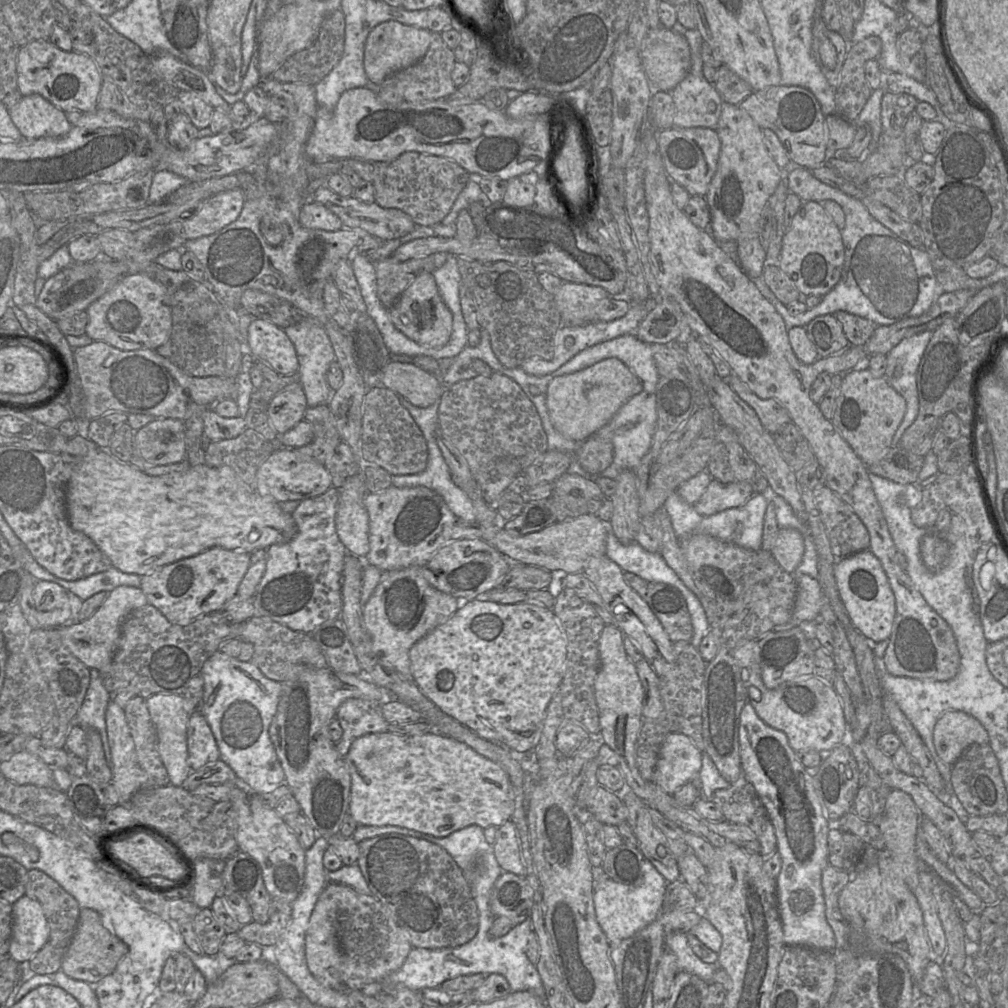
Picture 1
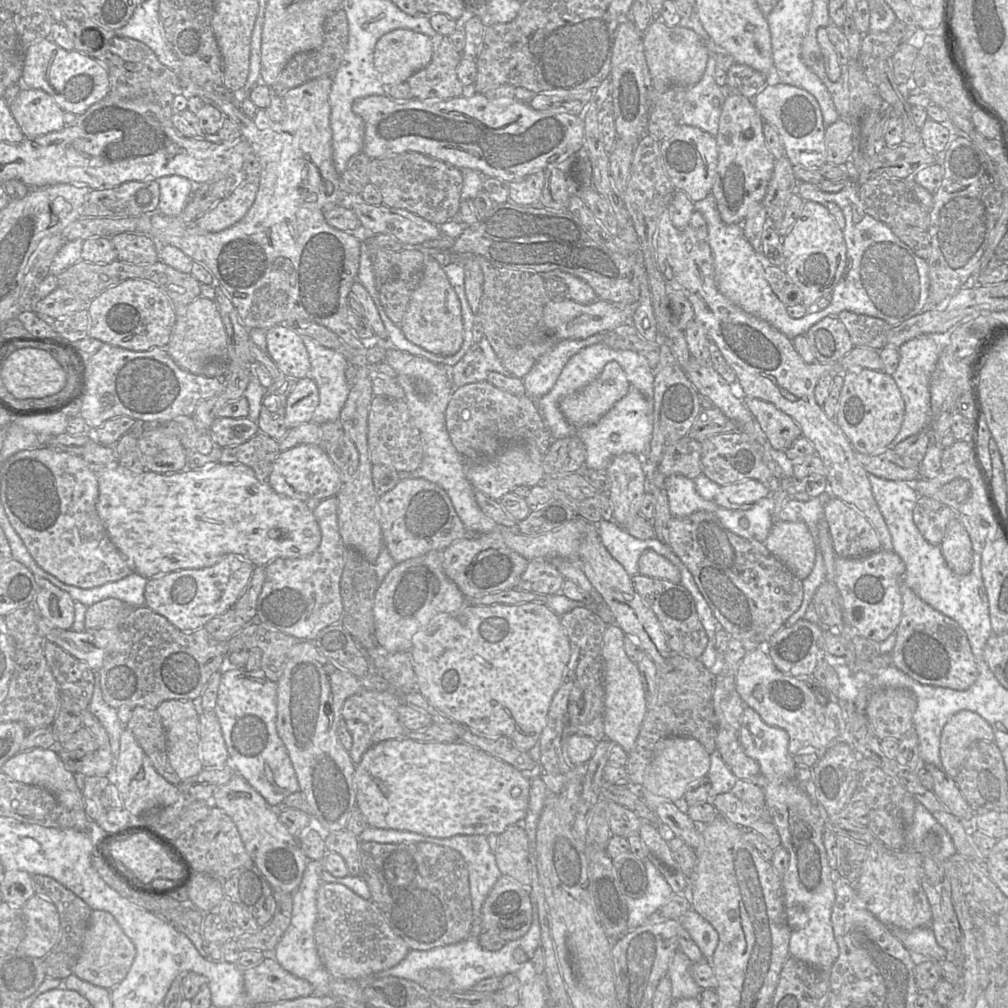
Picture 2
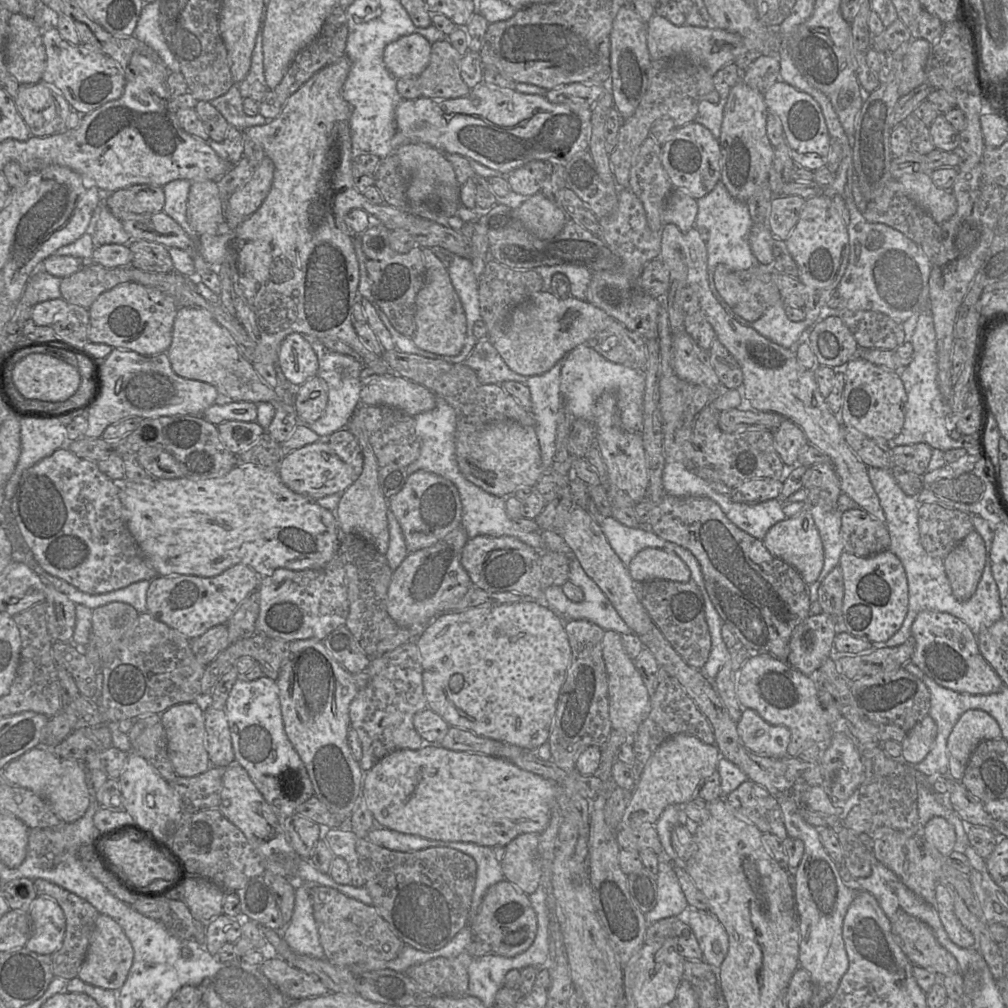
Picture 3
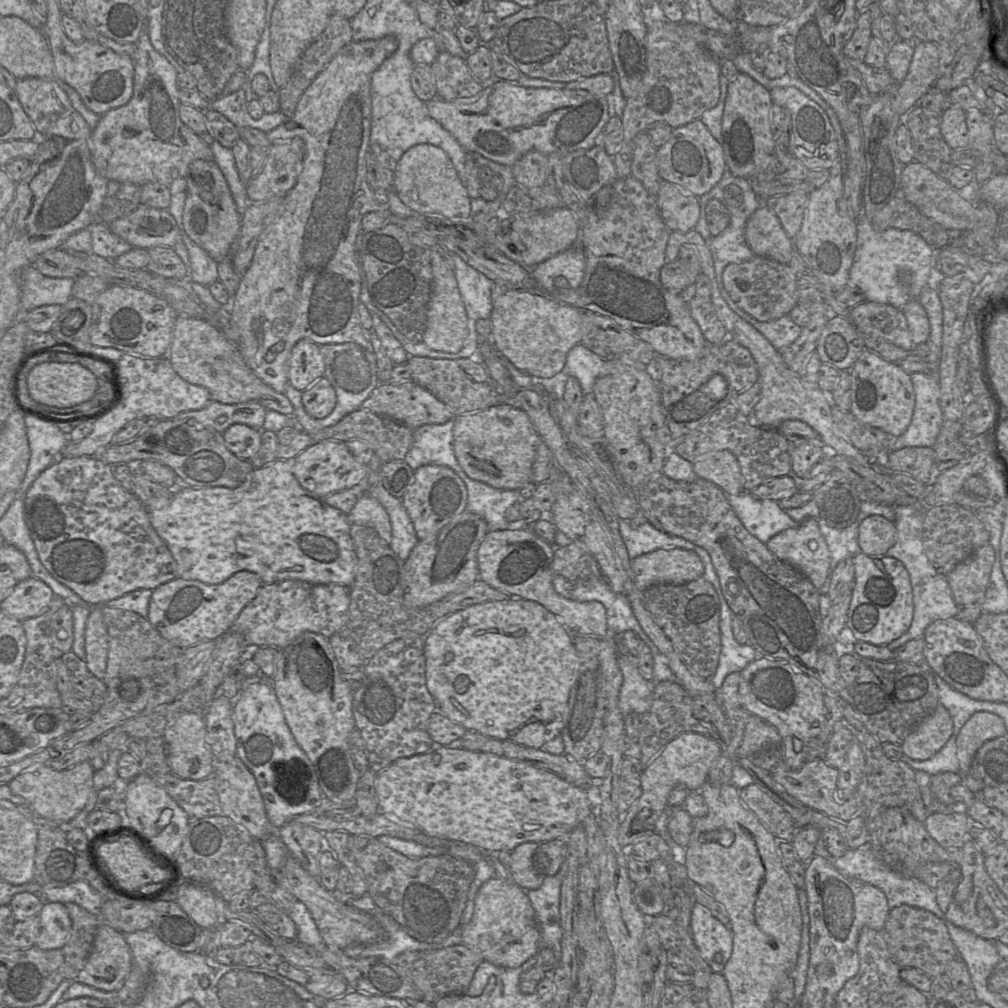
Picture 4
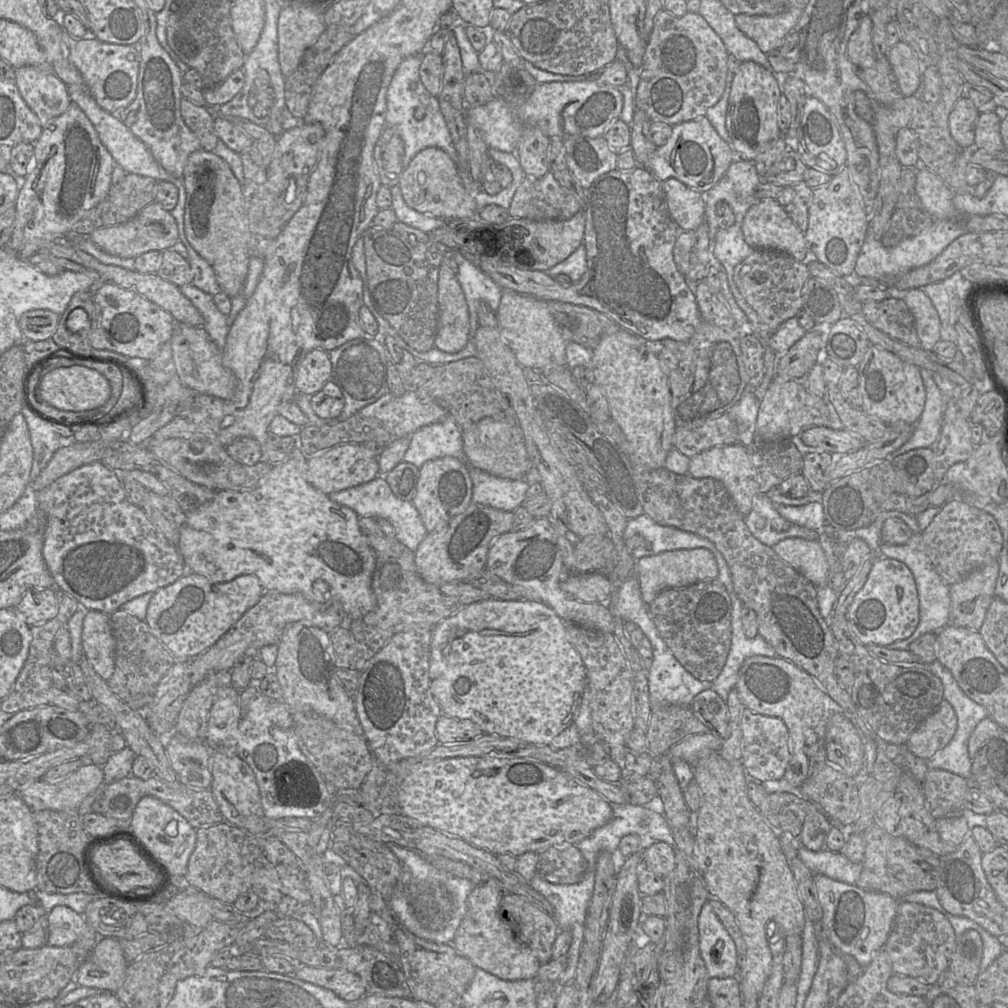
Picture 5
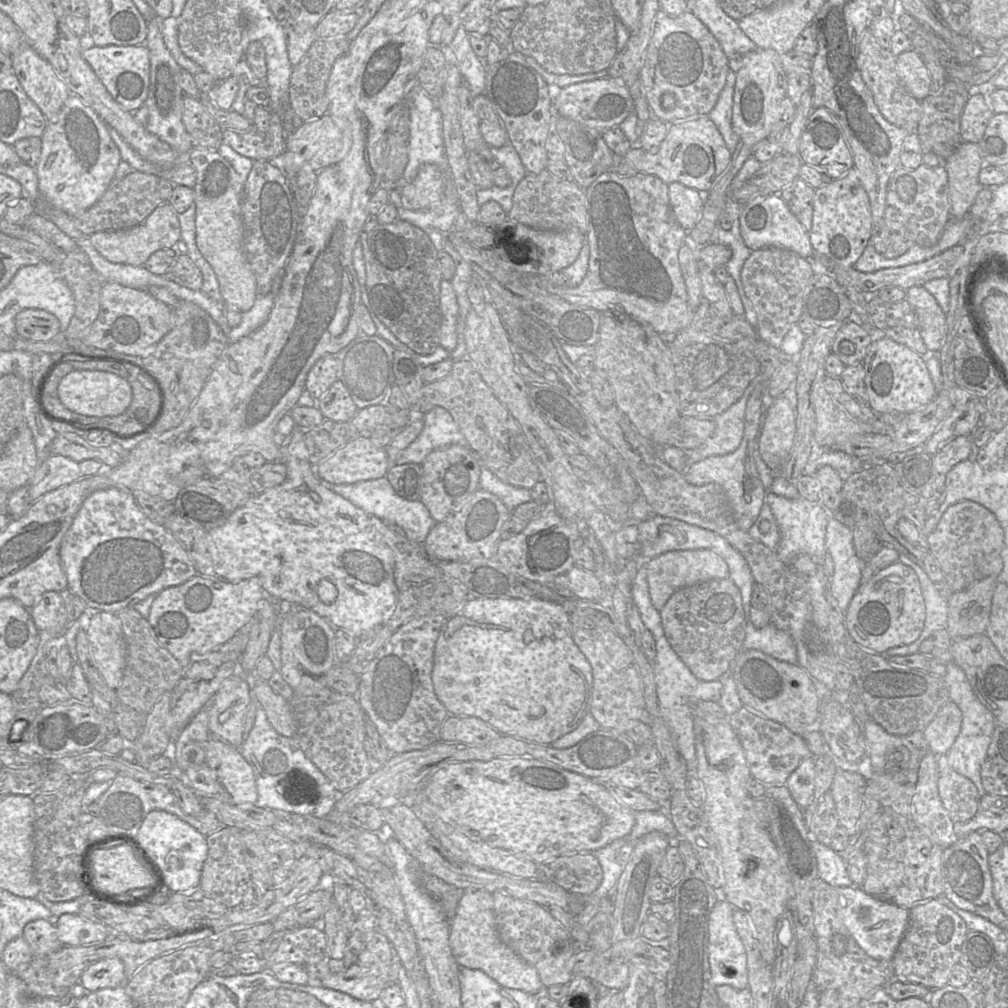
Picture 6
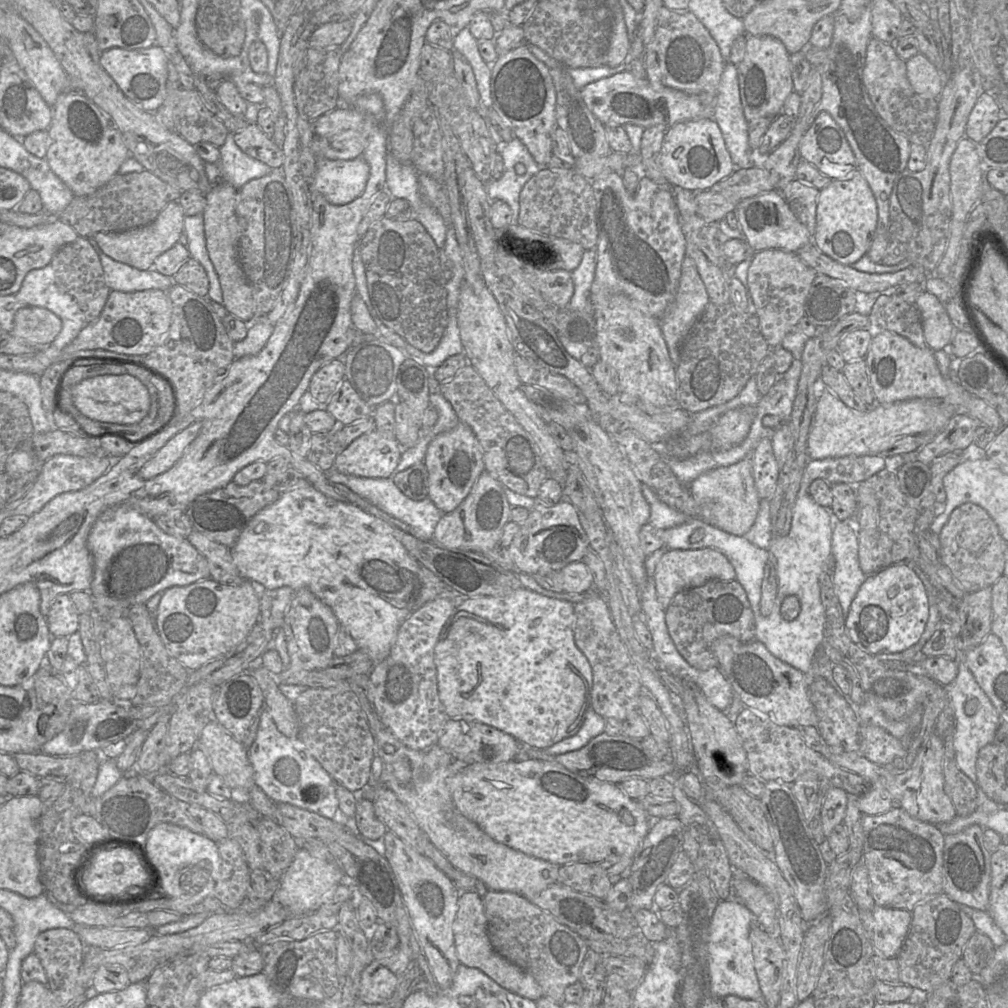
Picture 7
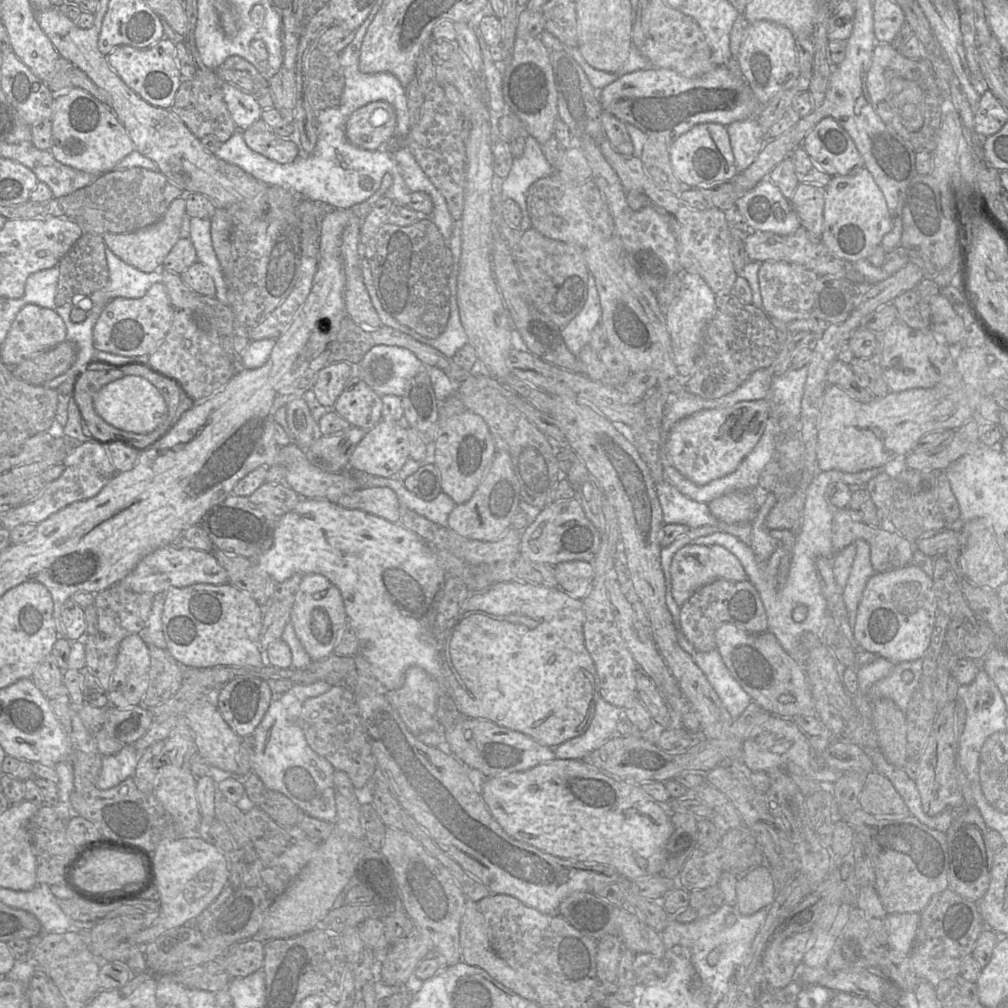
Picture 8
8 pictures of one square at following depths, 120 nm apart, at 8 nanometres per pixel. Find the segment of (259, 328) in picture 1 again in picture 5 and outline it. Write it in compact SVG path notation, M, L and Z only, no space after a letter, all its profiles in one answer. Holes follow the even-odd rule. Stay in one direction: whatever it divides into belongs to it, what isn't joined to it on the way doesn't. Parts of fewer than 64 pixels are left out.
M322 349L311 350L297 366L295 372L297 392L312 396L330 380L331 372L332 364L328 352Z

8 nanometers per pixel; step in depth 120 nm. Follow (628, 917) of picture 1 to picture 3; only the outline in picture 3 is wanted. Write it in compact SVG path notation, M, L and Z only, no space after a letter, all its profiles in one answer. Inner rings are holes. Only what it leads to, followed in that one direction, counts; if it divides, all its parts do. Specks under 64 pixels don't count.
M660 859L656 880L657 904L645 914L648 926L664 918L682 917L691 909L670 859Z

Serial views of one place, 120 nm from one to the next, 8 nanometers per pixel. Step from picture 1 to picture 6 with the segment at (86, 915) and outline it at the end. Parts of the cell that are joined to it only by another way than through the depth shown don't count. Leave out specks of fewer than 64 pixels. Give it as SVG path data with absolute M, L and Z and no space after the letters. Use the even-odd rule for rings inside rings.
M105 958L91 964L80 976L79 983L89 992L124 985L124 965L119 958Z

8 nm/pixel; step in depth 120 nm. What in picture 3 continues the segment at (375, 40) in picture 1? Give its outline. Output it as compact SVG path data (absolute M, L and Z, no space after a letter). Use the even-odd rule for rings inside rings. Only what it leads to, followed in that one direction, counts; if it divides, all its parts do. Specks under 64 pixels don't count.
M420 34L403 36L385 47L384 64L396 79L418 77L430 61L431 45Z

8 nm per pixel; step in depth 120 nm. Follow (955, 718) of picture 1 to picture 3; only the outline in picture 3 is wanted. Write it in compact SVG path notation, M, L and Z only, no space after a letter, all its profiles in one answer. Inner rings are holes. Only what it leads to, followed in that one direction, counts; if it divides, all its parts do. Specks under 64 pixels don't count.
M980 709L965 711L959 717L947 739L948 776L960 781L975 747L981 741L1000 737L1001 728L989 713Z

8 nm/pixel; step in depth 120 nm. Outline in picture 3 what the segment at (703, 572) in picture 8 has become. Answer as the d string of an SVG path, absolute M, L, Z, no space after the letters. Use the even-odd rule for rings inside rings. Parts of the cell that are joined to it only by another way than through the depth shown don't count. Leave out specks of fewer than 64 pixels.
M658 548L641 550L629 564L628 570L635 583L656 579L680 583L691 580L691 571L679 556Z

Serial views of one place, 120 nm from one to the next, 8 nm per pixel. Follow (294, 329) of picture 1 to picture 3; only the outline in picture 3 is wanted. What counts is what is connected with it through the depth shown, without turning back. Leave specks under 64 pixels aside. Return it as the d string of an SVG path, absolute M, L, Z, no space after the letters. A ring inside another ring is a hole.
M308 338L315 351L319 363L317 376L322 378L328 386L328 402L323 415L316 421L299 422L317 433L320 439L326 439L335 431L347 427L352 415L361 404L361 390L363 384L360 380L363 363L352 356L340 354L329 350L319 339Z

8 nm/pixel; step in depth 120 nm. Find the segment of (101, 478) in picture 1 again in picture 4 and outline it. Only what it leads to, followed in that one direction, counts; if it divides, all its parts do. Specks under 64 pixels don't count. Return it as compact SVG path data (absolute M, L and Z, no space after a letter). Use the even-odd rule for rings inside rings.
M276 459L254 468L236 488L176 487L168 504L148 511L151 524L166 543L176 563L176 576L220 584L234 573L248 570L257 574L262 584L283 580L301 580L312 584L337 583L350 589L354 580L356 553L350 536L347 514L329 506L324 497L305 490L293 474L294 459Z

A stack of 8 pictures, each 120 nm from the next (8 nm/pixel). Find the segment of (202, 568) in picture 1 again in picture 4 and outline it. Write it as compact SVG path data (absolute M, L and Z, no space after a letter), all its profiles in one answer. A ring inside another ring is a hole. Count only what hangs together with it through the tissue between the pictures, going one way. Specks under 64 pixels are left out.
M248 570L238 571L220 584L206 584L199 580L176 577L153 590L147 619L163 638L181 649L204 641L217 641L231 628L243 608L255 598L261 585L259 576Z

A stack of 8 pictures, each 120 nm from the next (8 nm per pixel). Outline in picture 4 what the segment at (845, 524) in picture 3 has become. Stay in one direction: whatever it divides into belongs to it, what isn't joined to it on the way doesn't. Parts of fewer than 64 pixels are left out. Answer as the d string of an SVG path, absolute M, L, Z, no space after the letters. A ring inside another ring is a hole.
M868 516L859 525L860 550L870 557L886 556L886 552L895 545L896 541L897 530L894 522L883 516Z

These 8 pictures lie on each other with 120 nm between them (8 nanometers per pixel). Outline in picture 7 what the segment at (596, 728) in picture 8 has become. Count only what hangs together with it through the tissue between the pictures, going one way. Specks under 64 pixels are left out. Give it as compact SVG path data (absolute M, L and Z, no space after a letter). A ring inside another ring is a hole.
M589 706L580 730L575 735L557 742L544 751L546 754L554 757L556 755L579 750L592 738L603 733L605 726L606 719L598 715L591 706Z

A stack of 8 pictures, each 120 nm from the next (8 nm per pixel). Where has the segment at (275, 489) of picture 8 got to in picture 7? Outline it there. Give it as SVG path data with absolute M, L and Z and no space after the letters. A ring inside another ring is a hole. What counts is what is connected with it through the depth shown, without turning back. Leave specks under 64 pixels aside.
M261 480L246 486L233 481L223 488L196 497L185 509L193 529L201 532L213 541L231 548L239 538L248 522L261 510L278 500L281 493L269 488Z

